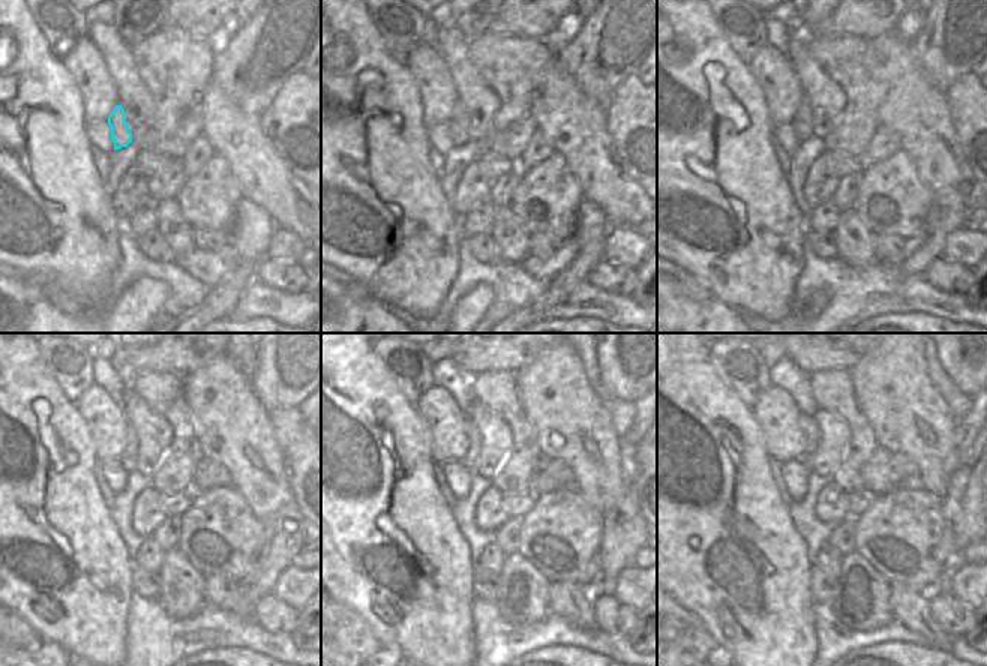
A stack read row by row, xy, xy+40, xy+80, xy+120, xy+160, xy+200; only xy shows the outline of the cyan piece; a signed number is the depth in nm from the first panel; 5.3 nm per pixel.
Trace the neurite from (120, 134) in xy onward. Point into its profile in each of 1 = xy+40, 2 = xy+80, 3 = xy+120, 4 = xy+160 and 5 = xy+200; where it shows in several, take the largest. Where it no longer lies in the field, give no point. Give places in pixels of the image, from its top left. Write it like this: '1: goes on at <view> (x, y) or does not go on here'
1: goes on at xy+40 (458, 123)
2: goes on at xy+80 (800, 122)
3: goes on at xy+120 (129, 458)
4: goes on at xy+160 (470, 459)
5: goes on at xy+200 (807, 425)

